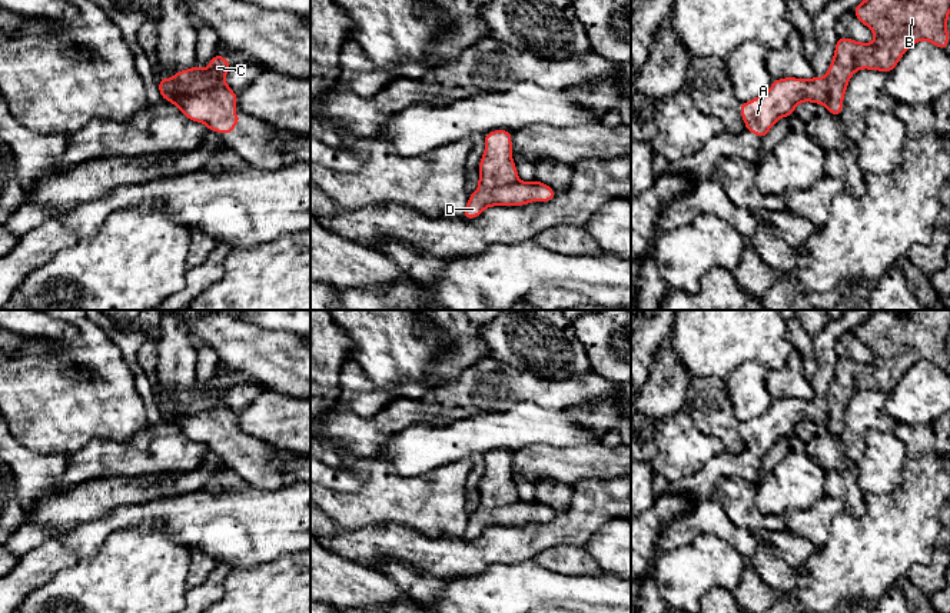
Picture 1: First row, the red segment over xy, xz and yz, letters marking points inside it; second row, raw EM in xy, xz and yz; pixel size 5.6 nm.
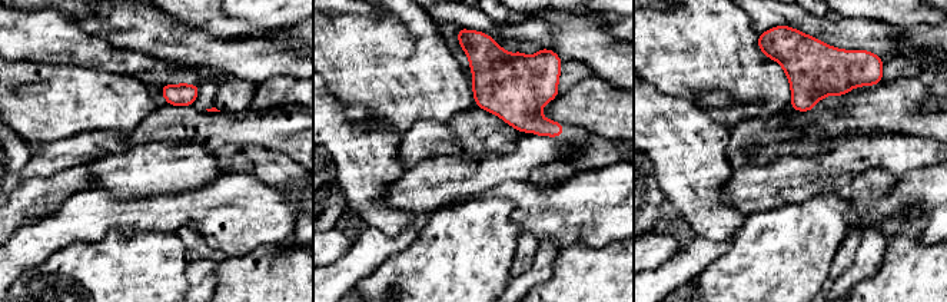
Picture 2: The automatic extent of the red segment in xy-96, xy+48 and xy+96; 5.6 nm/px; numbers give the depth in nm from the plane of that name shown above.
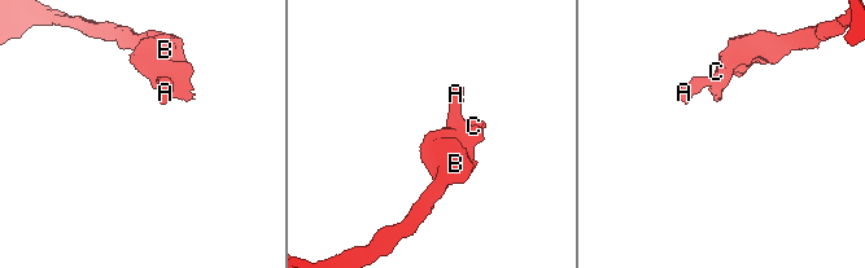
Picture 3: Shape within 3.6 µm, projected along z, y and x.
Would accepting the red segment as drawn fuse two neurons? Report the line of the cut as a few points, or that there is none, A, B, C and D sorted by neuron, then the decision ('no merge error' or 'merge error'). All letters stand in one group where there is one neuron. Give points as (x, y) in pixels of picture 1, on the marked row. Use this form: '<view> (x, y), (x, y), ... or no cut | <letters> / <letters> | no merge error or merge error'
xz (518, 179), (495, 186), (480, 186) | A / B C D | merge error

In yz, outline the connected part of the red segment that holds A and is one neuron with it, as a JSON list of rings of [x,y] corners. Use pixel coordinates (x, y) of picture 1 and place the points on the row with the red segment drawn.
[[[817,76],[810,80],[787,77],[774,80],[765,94],[741,103],[740,111],[745,129],[764,139],[780,117],[793,116],[798,103],[814,101],[826,104],[826,99],[826,79]]]

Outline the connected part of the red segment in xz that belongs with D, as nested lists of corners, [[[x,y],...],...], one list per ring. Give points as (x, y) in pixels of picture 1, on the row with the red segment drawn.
[[[538,180],[534,181],[512,181],[496,187],[479,186],[474,191],[465,207],[462,217],[475,219],[489,206],[524,206],[529,201],[551,201],[555,191]]]

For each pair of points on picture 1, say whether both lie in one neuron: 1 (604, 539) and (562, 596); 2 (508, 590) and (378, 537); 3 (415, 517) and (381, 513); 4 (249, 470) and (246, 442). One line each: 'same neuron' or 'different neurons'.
1: different neurons
2: different neurons
3: same neuron
4: same neuron

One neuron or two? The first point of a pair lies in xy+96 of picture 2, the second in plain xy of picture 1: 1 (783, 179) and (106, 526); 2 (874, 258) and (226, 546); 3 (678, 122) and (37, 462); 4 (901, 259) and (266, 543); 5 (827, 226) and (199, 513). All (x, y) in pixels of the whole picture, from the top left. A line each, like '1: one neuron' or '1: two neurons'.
1: two neurons
2: two neurons
3: one neuron
4: two neurons
5: two neurons

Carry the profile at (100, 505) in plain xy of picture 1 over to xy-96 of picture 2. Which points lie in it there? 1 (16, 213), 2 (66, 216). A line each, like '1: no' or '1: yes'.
1: yes
2: no

